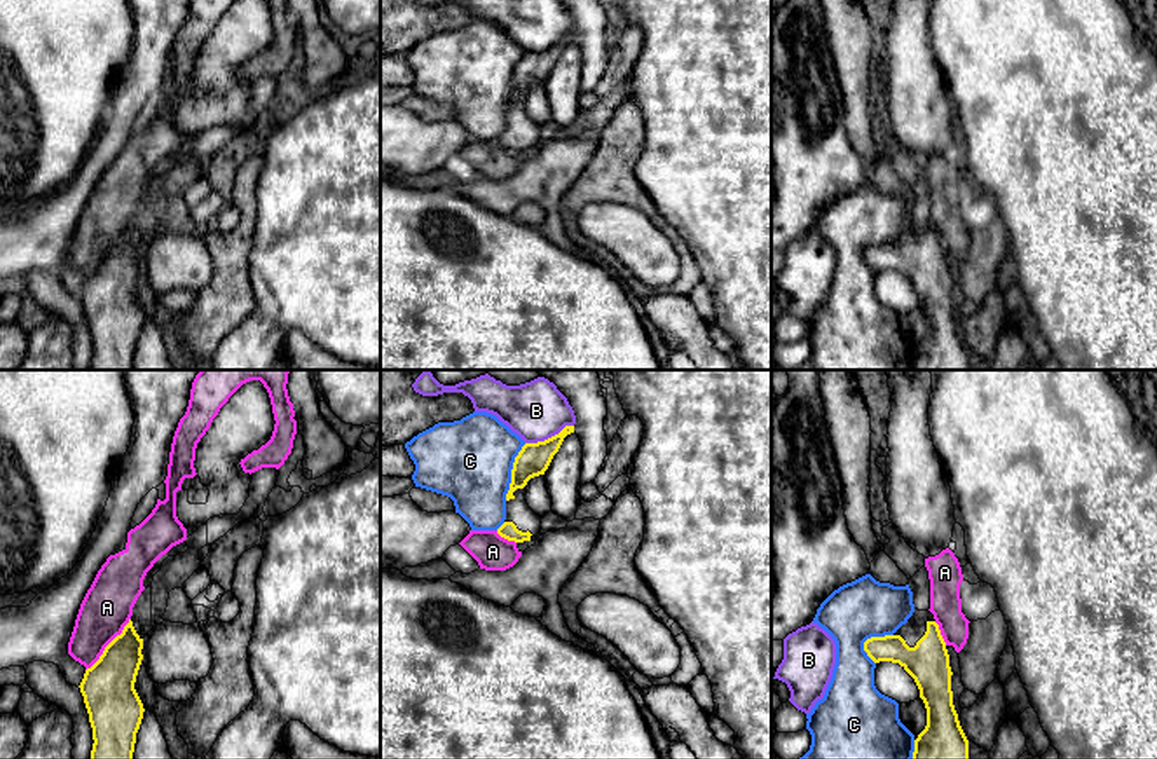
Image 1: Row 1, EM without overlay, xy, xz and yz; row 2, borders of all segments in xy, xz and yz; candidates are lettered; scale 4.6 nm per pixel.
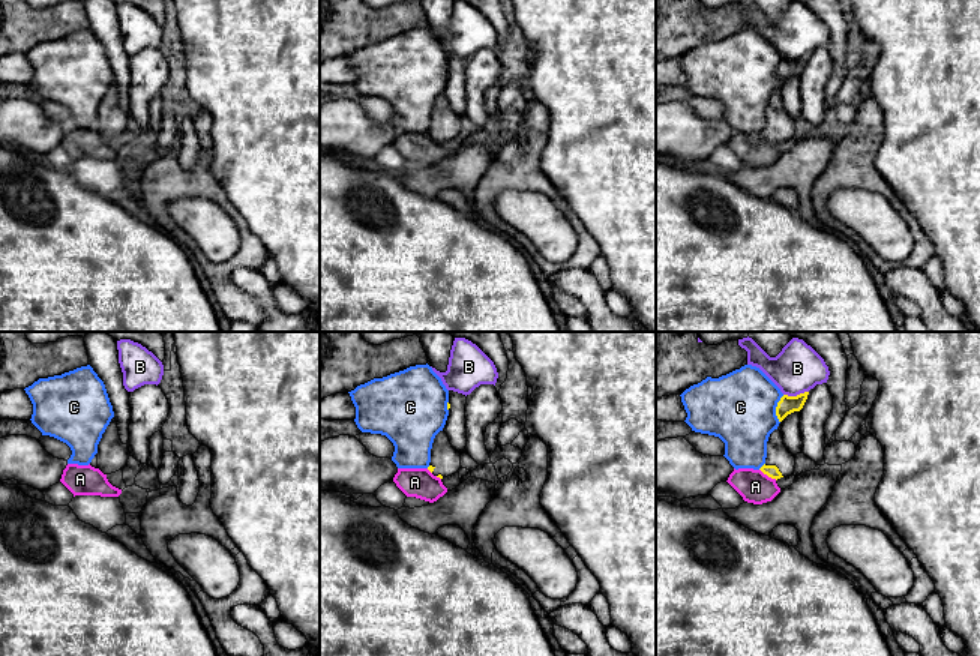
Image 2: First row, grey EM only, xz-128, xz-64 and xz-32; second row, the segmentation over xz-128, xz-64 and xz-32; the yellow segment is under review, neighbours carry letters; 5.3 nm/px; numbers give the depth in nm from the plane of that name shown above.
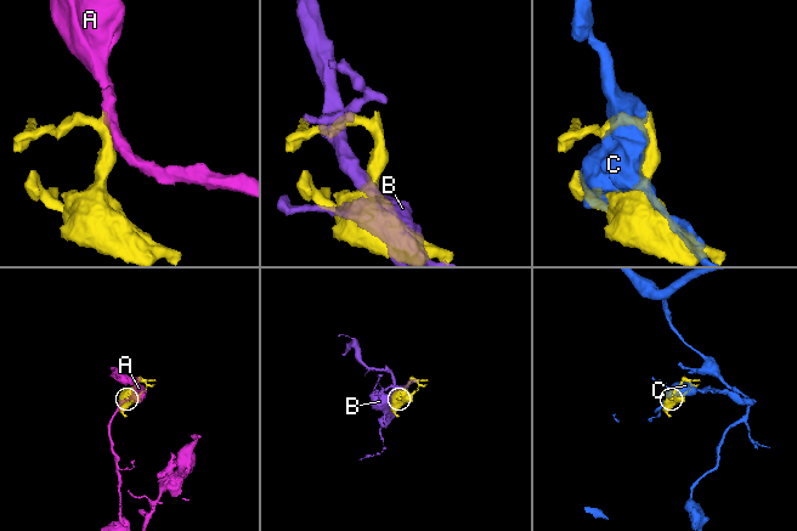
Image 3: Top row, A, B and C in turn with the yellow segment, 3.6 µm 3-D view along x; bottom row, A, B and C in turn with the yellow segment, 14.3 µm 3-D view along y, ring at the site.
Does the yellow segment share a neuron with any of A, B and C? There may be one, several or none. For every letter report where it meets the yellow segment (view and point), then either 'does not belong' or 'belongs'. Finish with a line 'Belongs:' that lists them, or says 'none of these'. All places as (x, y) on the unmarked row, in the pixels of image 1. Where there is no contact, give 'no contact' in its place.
A: xy (109, 253) | does not belong
B: xz (548, 47) | does not belong
C: xz (512, 81) | does not belong
Belongs: none of these

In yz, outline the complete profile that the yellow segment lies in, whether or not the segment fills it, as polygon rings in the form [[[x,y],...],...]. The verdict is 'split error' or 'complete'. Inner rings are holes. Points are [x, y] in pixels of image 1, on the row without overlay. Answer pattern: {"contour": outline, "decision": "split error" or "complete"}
{"contour": [[[914,218],[893,244],[867,248],[864,260],[874,272],[899,272],[920,298],[927,335],[911,370],[969,370],[969,349],[953,314],[949,263],[934,223]]], "decision": "split error"}

